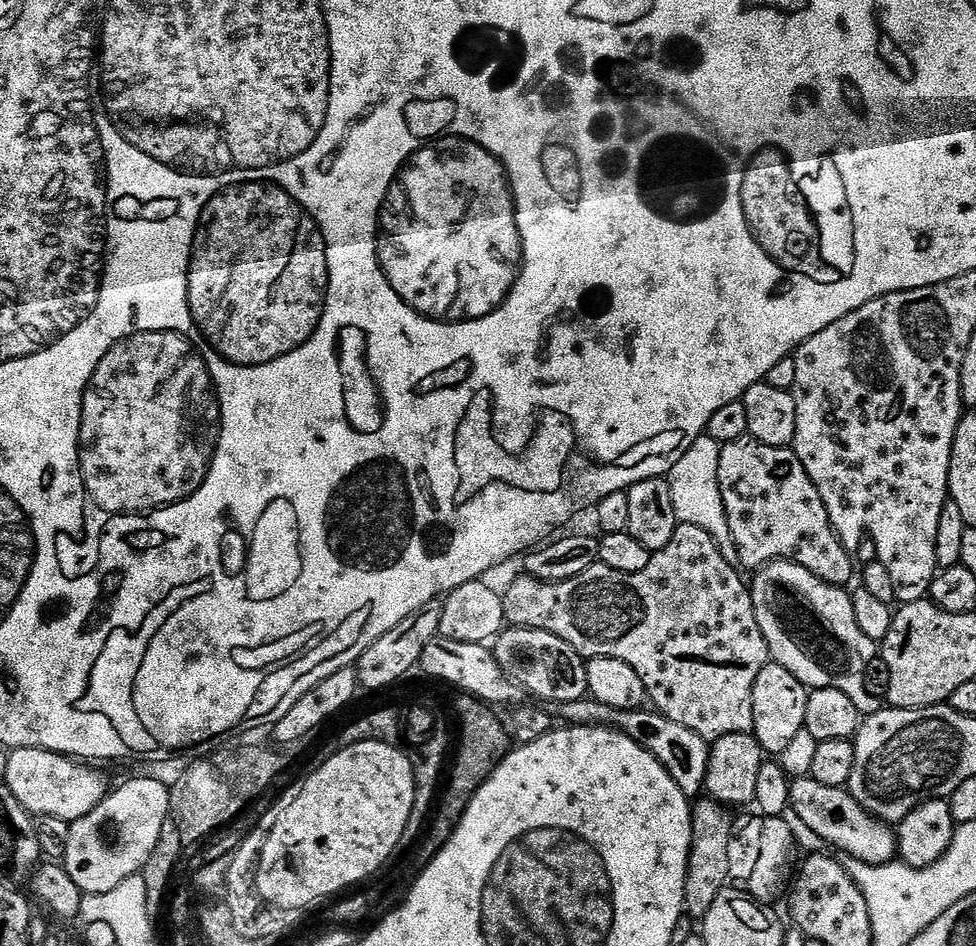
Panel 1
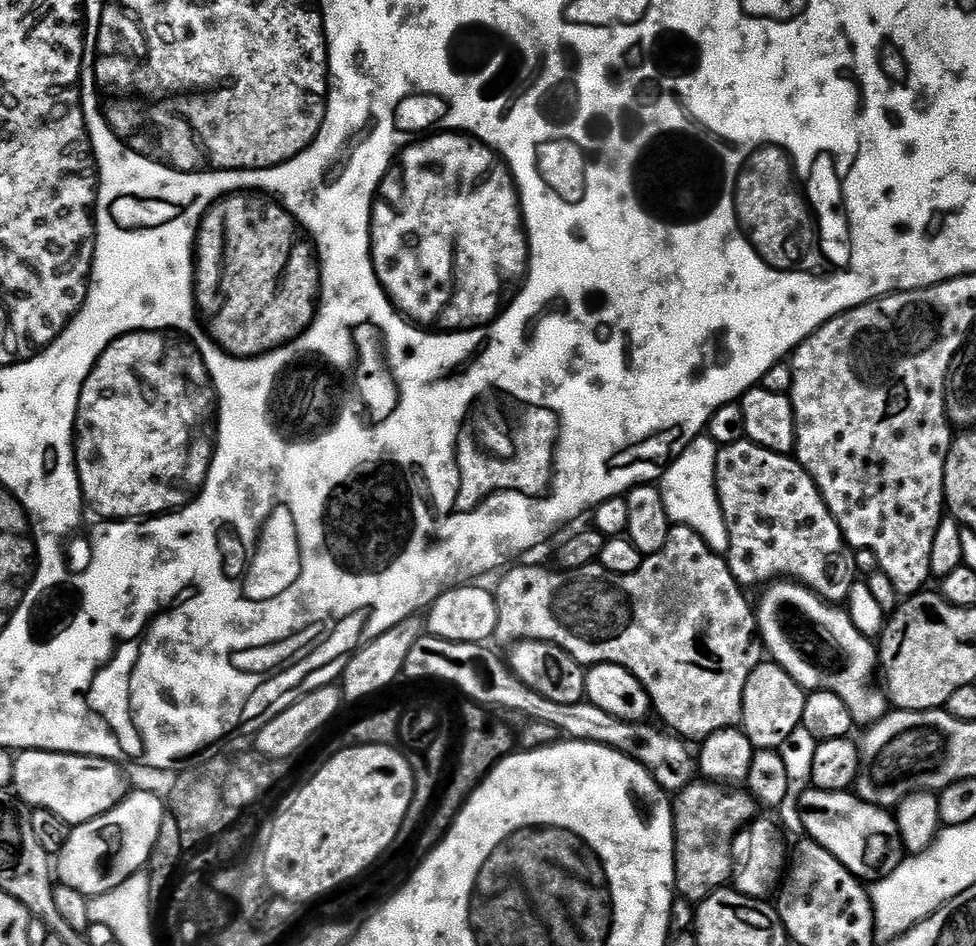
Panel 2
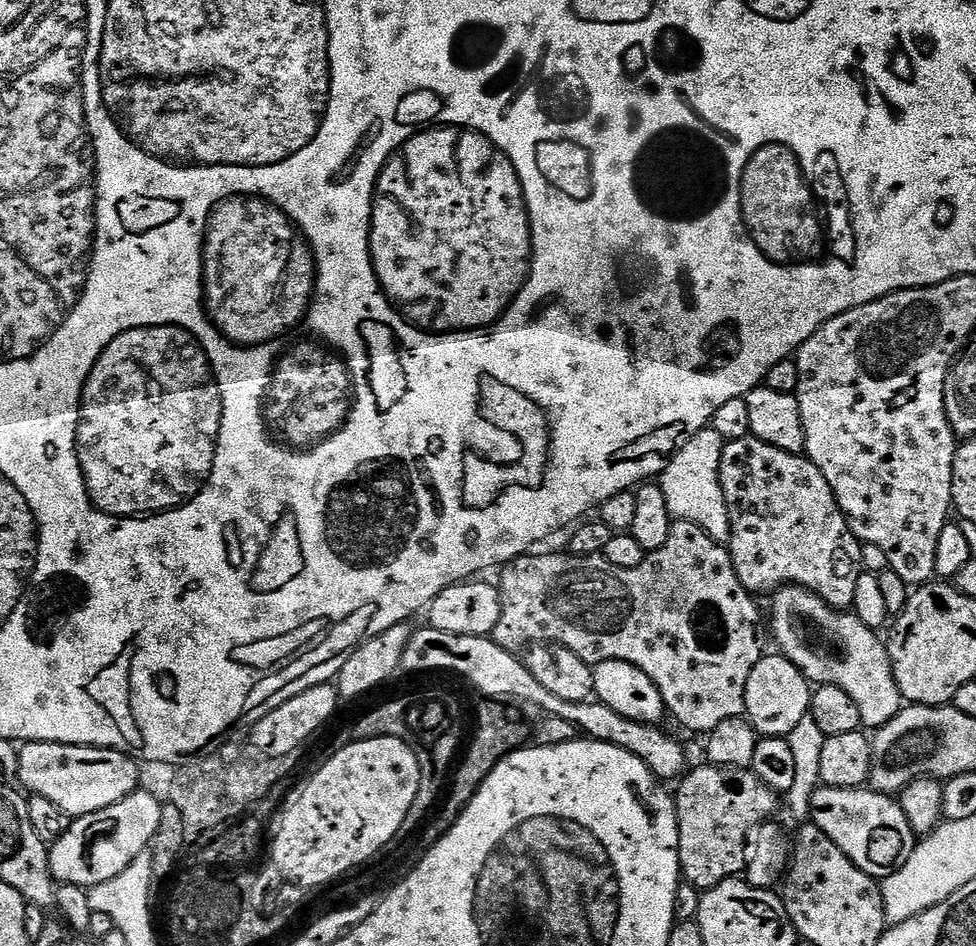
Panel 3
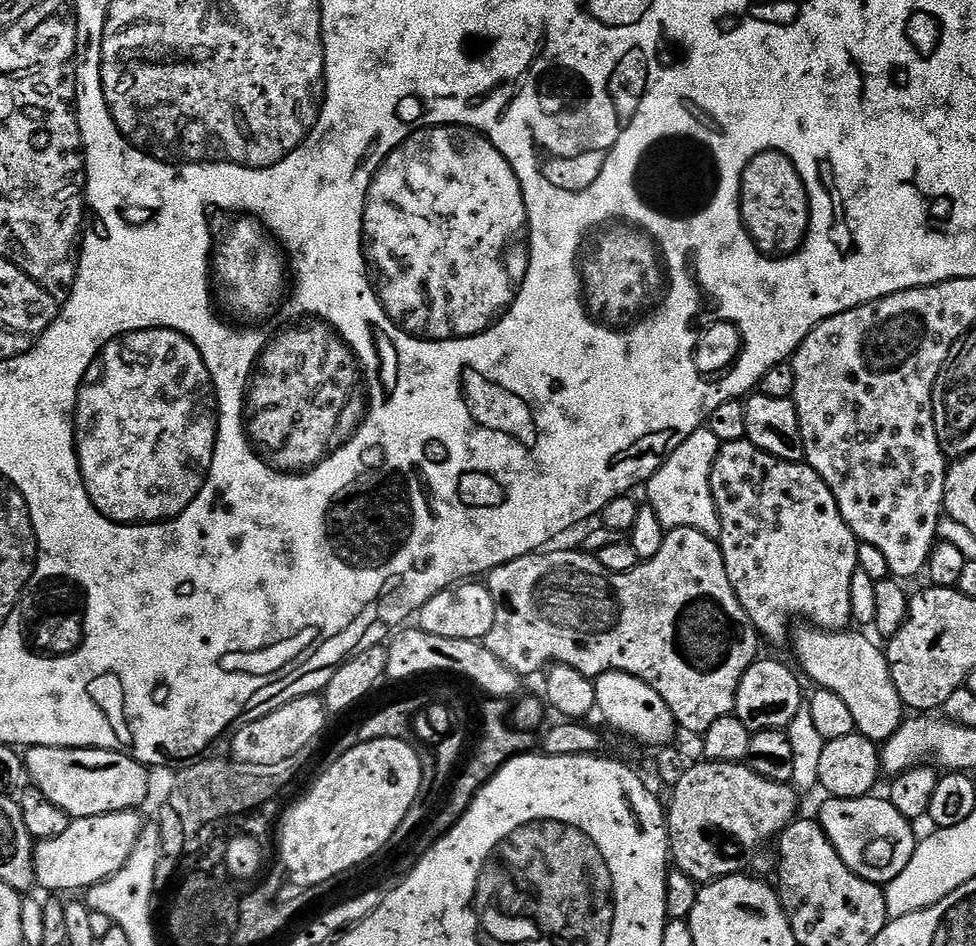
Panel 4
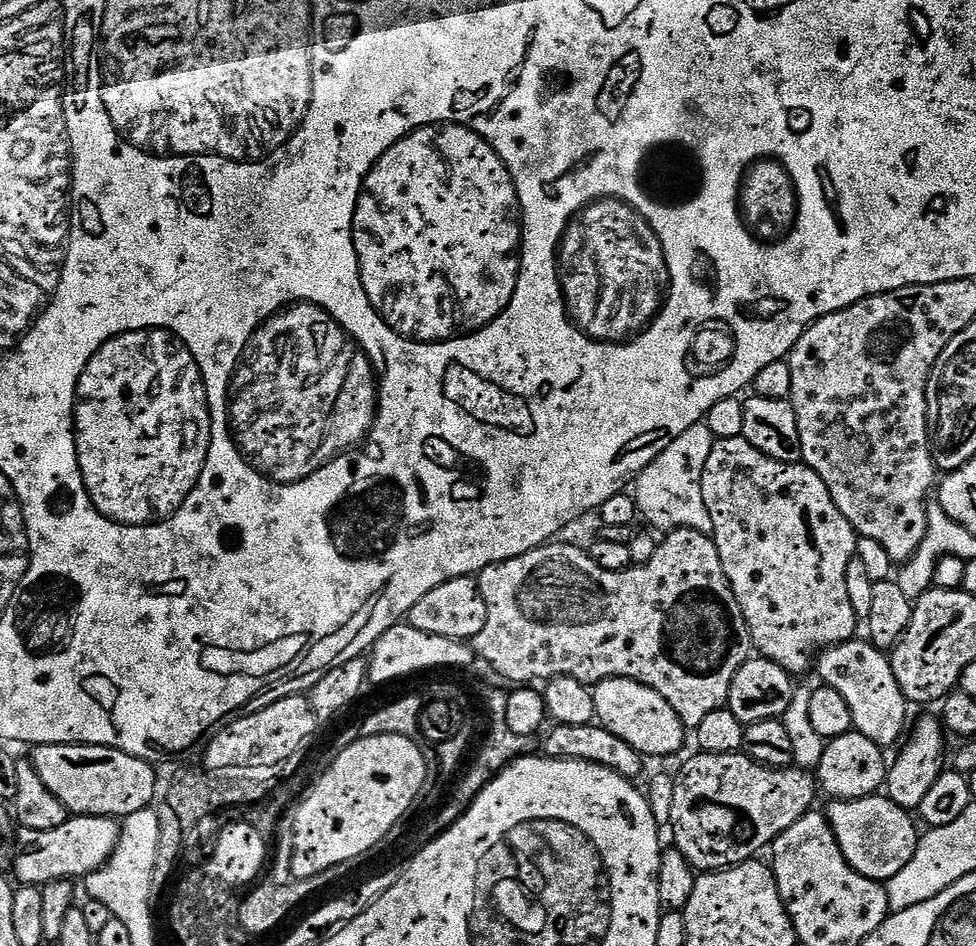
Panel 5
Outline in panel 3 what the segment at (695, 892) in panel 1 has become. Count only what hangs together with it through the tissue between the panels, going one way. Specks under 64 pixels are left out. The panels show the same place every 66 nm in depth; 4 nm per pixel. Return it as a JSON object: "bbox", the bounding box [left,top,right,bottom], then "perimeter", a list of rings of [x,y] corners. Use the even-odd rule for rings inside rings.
{"bbox":[674,766,777,890],"perimeter":[[[707,766],[696,768],[679,781],[680,789],[674,792],[676,821],[678,822],[678,846],[680,847],[680,870],[683,879],[693,888],[707,890],[724,880],[731,880],[745,871],[744,845],[748,832],[760,824],[767,824],[776,812],[777,793],[760,783],[751,771]]]}

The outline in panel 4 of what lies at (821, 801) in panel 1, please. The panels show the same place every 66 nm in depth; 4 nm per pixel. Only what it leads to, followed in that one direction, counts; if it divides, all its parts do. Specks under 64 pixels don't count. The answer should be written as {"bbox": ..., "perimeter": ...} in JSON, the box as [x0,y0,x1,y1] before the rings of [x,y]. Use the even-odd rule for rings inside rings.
{"bbox":[818,794,918,886],"perimeter":[[[876,794],[859,796],[858,798],[825,799],[820,808],[818,823],[830,838],[834,850],[864,880],[871,884],[887,886],[891,880],[898,878],[902,870],[906,870],[906,862],[914,854],[918,843],[918,835],[913,821],[904,817],[887,798],[879,800]]]}

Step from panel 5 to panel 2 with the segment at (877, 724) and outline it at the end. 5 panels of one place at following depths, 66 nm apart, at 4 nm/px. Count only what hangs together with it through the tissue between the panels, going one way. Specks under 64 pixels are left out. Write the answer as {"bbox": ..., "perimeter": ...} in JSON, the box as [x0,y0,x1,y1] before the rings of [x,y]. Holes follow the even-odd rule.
{"bbox":[772,580,890,728],"perimeter":[[[792,580],[773,581],[774,590],[772,594],[778,596],[781,604],[788,608],[790,603],[794,602],[793,611],[797,611],[800,606],[804,606],[806,612],[818,618],[820,630],[824,636],[828,636],[822,645],[821,640],[814,640],[815,646],[812,646],[814,656],[828,657],[830,666],[832,666],[832,678],[826,678],[825,692],[838,694],[847,704],[851,712],[852,720],[855,725],[862,725],[862,728],[868,728],[876,724],[890,708],[890,702],[887,695],[880,689],[874,687],[872,682],[874,670],[878,668],[878,650],[875,643],[867,636],[864,636],[849,616],[847,609],[839,605],[830,603],[819,596],[813,589],[807,585]]]}

